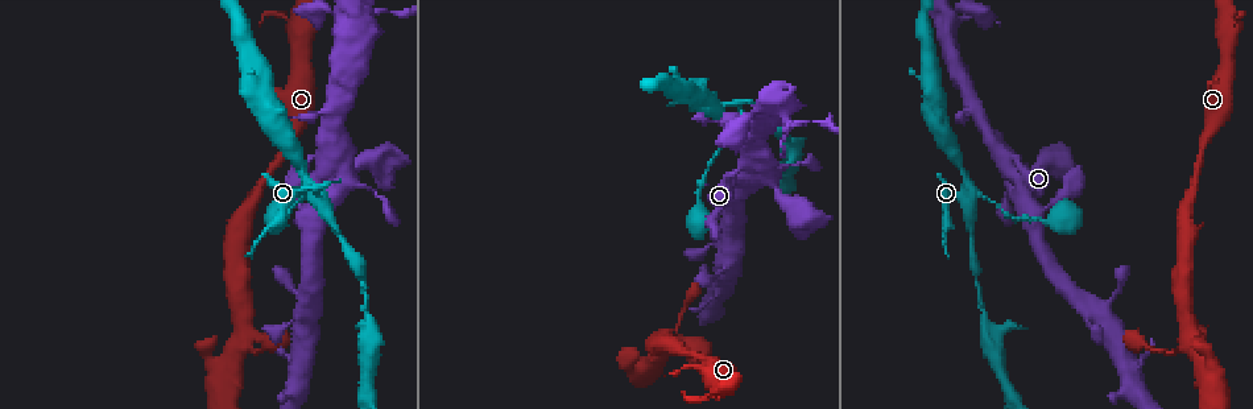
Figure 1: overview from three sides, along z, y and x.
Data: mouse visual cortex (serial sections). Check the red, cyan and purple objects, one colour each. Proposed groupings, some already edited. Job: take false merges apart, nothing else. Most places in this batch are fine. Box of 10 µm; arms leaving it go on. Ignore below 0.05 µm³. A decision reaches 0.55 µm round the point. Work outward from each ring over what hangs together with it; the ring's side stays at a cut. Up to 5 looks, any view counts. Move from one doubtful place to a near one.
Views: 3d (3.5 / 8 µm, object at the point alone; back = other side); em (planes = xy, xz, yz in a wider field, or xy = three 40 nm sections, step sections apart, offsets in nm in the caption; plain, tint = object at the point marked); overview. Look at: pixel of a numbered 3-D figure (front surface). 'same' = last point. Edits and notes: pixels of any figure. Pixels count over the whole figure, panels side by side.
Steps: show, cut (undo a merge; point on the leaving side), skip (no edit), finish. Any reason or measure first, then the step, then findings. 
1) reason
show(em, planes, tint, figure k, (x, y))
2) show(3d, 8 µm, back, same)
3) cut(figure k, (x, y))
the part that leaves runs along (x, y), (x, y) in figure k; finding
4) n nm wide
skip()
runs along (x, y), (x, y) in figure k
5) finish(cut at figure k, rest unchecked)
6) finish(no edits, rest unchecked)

looks like a crossing
show(3d, 3.5 µm, figure 1, (357, 29))

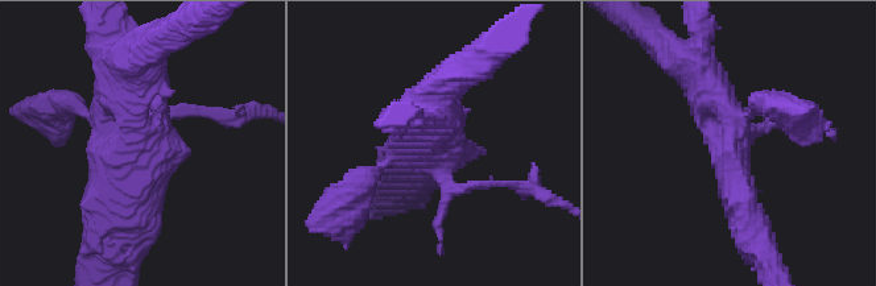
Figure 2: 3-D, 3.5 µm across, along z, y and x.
need the tissue
show(em, xy, step 1, tint, figure 2, (131, 148))

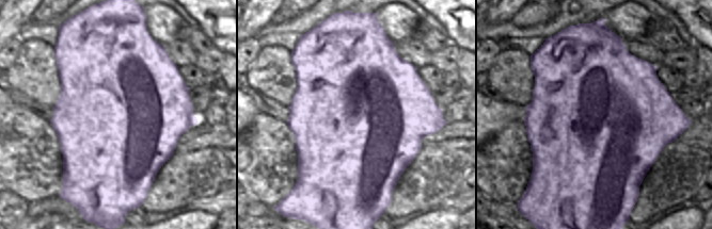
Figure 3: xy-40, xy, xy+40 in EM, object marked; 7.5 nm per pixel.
cut it another way
show(em, xy, step 5, tint, same)

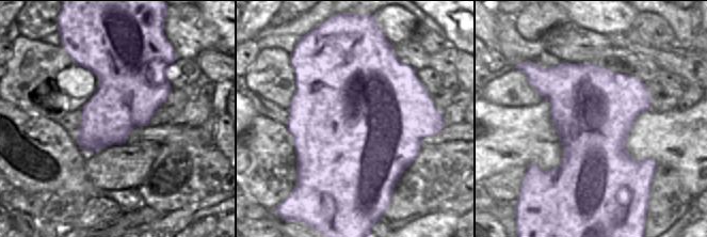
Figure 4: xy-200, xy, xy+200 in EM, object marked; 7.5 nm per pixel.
skip()
all the same cell

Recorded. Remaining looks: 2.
abrupt turn
show(em, xy, step 1, tint, figure 1, (323, 197))

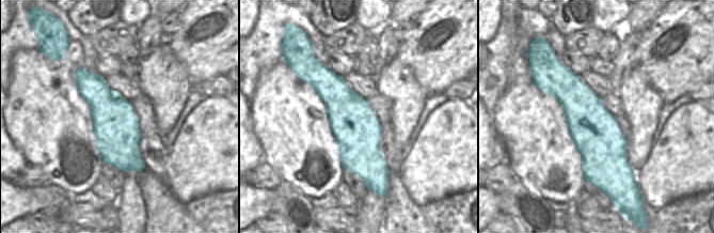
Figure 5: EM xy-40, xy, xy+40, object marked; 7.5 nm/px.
show(3d, 3.5 µm, back, same)

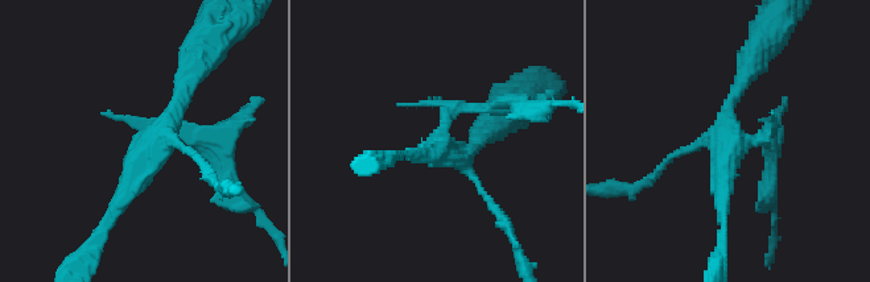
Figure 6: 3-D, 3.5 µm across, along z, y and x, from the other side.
skip()
runs along (316, 62), (358, 130), (373, 187) in figure 5; continuous, no second cell

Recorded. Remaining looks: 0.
finish(no edits, rest unchecked)

